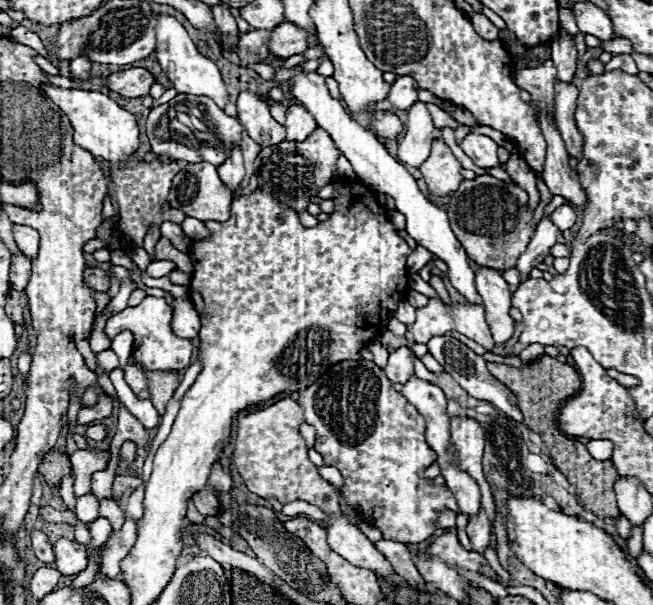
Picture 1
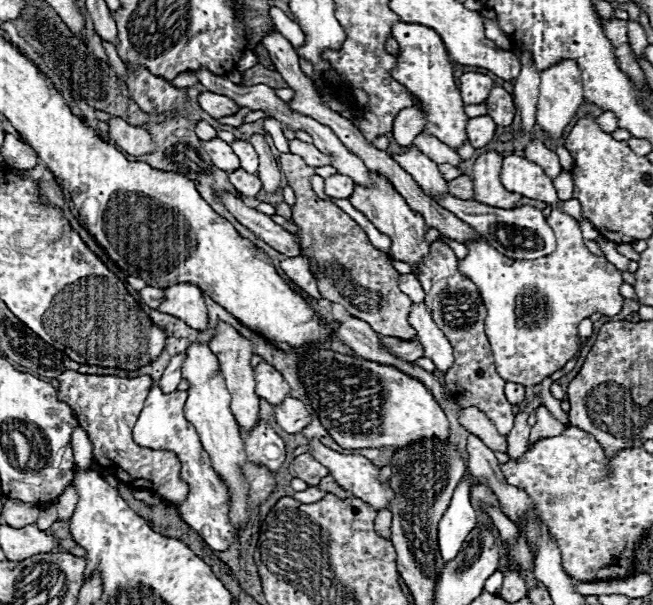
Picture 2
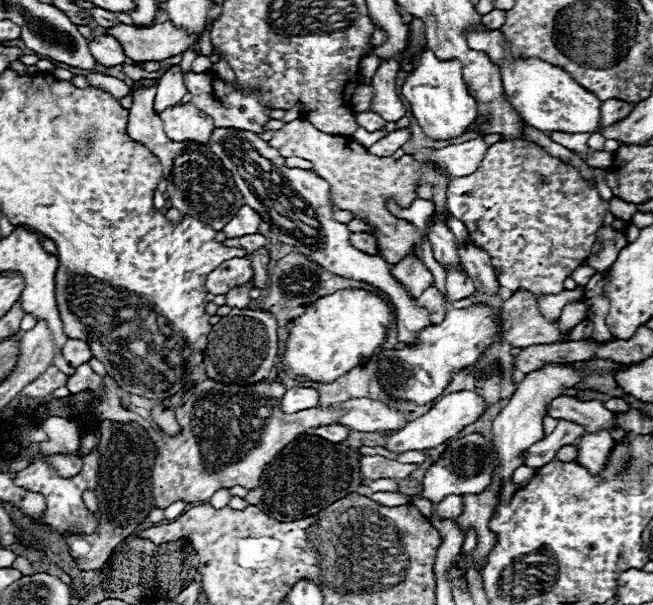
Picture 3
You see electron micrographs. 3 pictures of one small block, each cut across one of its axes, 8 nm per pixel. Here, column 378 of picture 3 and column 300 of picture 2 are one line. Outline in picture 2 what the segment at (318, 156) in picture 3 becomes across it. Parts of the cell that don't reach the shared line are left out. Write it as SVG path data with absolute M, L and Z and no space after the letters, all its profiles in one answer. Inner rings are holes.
M284 152L280 154L280 166L288 178L288 184L296 192L292 222L300 228L296 234L302 248L300 256L310 260L310 270L318 282L322 298L342 304L352 316L368 322L378 336L416 340L416 332L408 324L412 300L398 288L398 272L386 260L388 254L380 252L372 244L368 246L368 236L344 210L314 194L310 186L314 168L306 166L300 156Z

